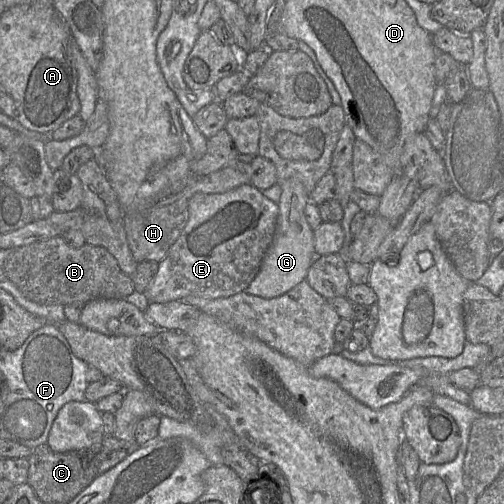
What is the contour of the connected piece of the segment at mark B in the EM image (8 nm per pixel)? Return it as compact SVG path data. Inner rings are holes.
M63 236L13 248L3 270L25 297L38 304L83 307L92 300L126 299L135 292L131 277L122 272L107 249L90 244L73 248Z

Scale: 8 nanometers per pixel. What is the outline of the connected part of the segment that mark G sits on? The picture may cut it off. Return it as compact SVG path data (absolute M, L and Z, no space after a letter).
M296 178L283 181L281 187L273 241L262 260L257 276L246 289L248 293L262 298L280 296L305 280L310 266L319 257L315 252L314 231L305 217L305 207L311 200L311 193Z

